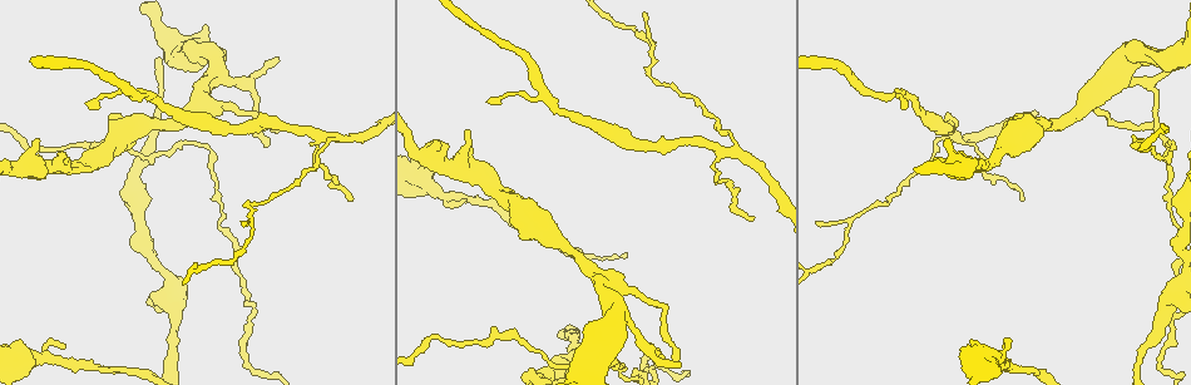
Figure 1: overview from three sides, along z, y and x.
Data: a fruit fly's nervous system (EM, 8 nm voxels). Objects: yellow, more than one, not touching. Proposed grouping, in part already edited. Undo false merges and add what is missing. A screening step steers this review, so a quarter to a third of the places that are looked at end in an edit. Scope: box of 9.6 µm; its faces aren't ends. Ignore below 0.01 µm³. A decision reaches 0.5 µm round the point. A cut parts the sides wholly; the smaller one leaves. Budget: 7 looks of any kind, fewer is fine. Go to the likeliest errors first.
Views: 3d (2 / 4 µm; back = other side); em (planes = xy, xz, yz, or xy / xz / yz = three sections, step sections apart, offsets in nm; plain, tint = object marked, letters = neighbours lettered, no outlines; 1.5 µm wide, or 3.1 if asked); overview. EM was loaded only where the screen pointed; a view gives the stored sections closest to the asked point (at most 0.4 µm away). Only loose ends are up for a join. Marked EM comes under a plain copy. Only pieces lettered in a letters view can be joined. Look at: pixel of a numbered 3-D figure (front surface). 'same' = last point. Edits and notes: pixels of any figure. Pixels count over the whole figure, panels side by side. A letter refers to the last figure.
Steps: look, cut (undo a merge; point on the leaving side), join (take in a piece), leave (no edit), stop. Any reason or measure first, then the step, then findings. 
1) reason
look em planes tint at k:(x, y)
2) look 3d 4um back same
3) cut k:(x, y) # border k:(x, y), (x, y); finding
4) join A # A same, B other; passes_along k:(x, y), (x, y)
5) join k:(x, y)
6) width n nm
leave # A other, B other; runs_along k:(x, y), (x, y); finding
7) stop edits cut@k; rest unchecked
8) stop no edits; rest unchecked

sharp bend
look em planes tint at 1:(433, 337)

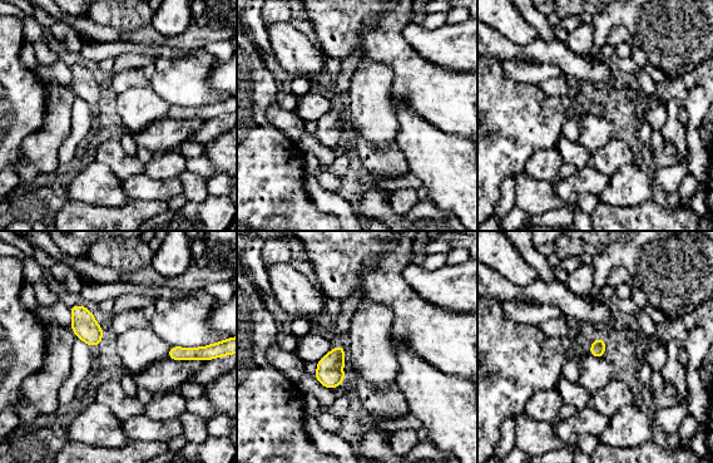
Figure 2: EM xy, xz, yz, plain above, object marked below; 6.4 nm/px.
look em planes letters same

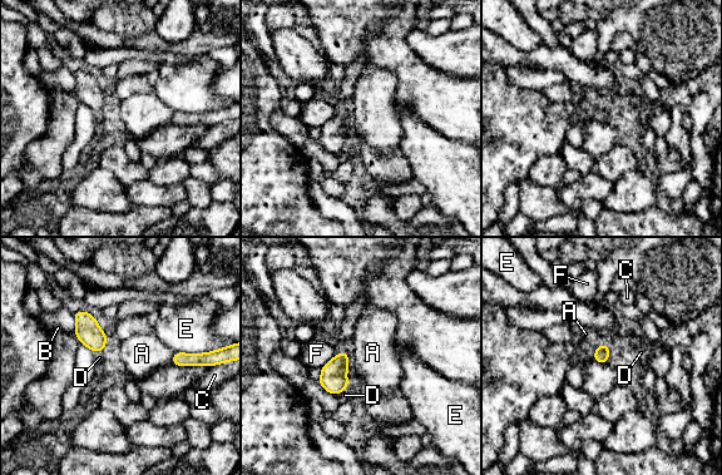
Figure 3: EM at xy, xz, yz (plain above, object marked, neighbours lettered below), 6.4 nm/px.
width 50 nm
leave # A other, B other, C other, D other, E other, F other; border 3:(346, 352), (350, 362); all the same cell

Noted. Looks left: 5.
thin end
look em yz step 4 tint at 1:(278, 58)

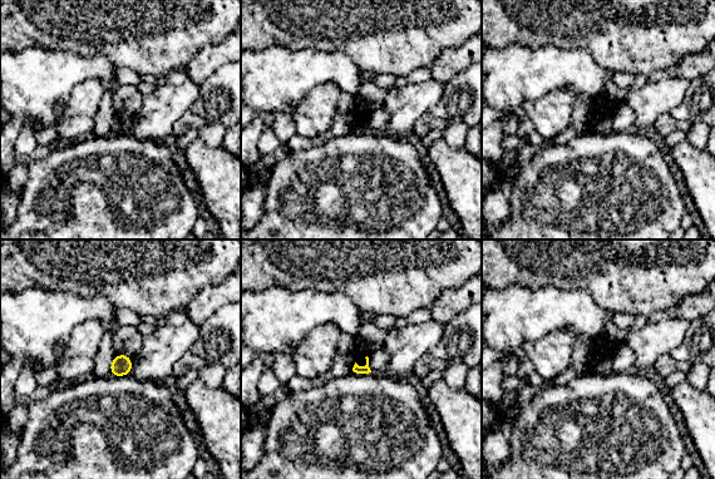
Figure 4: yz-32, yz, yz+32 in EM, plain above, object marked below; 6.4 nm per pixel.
look em xz step 8 letters same

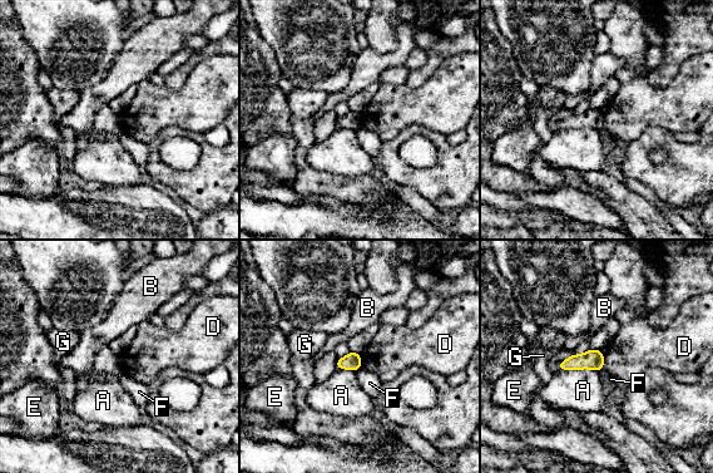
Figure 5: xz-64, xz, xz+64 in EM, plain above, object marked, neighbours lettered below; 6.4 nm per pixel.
leave # A other, B other, D other, E other, F other, G other; no lettered piece goes on from it

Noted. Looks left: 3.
a fork
look em planes letters at 1:(547, 94)

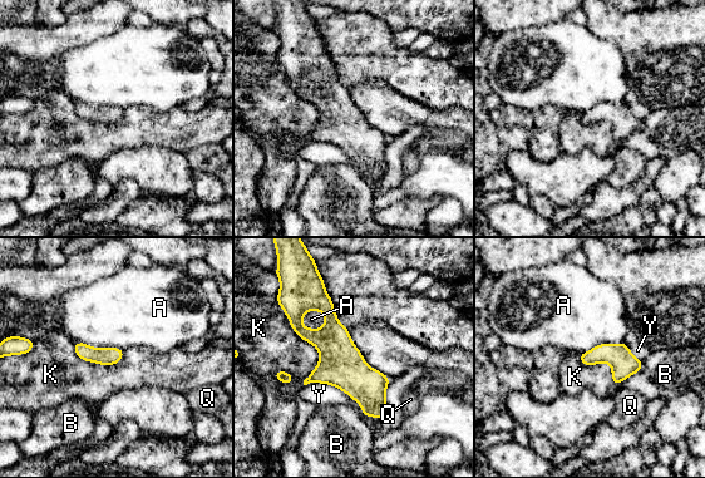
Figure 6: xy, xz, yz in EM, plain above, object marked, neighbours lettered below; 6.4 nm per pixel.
longest_contact Y 550 nm
leave # A other, B other, K other, Q other, Y other; runs_along 6:(321, 287), (340, 361), (380, 414); continuous, no second cell

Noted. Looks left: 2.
stop no edits; rest unchecked

